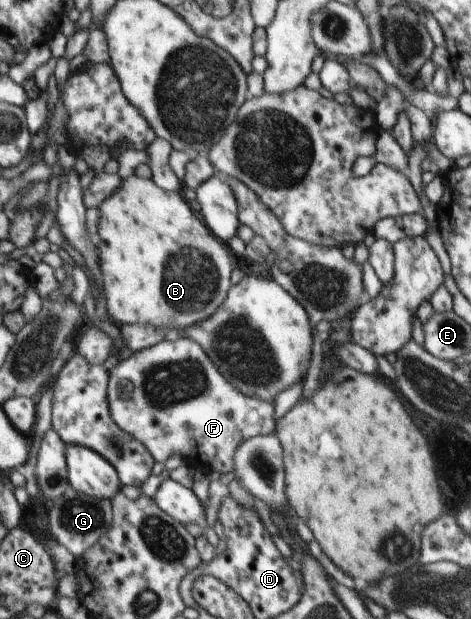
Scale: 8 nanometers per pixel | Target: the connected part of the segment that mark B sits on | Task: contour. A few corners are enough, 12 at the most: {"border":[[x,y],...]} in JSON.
{"border":[[136,173],[97,208],[109,320],[186,329],[235,255]]}

